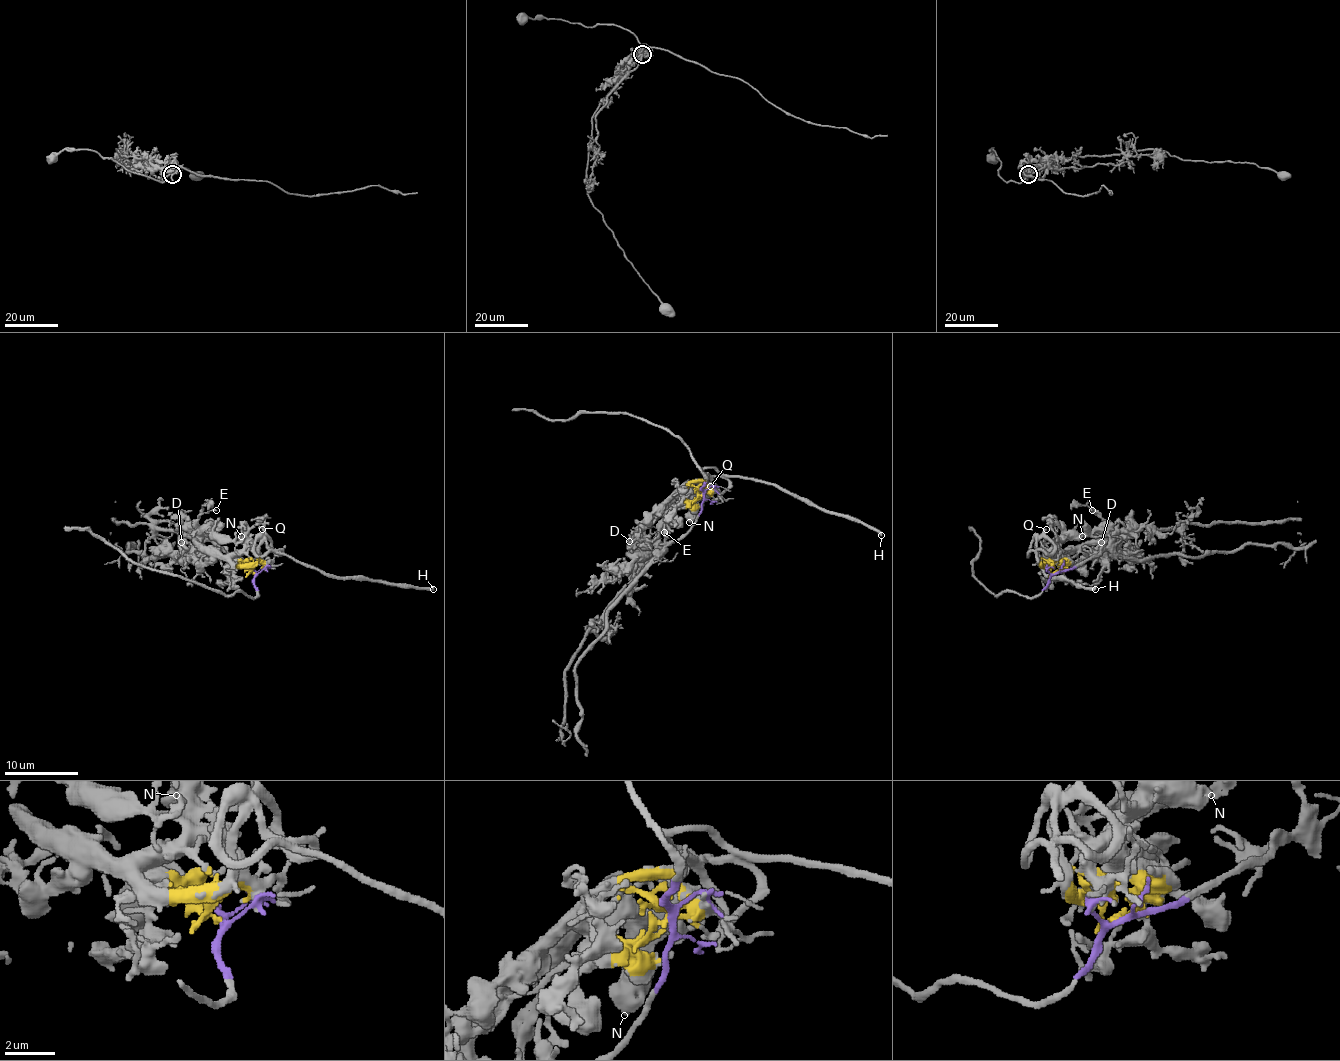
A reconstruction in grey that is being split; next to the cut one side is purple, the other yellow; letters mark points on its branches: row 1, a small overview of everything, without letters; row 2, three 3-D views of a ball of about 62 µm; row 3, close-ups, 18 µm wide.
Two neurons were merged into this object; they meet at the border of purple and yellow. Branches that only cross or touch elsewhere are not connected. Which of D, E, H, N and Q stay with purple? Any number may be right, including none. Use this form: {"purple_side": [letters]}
{"purple_side": ["D", "E"]}

